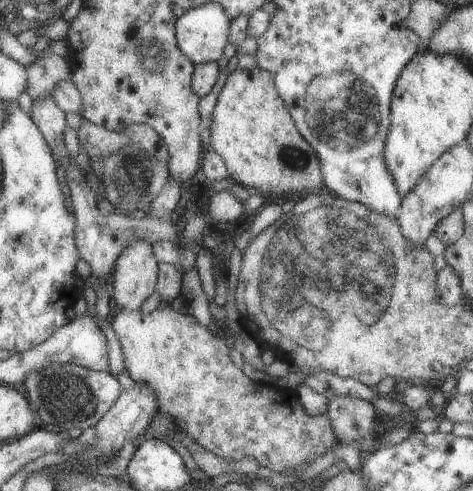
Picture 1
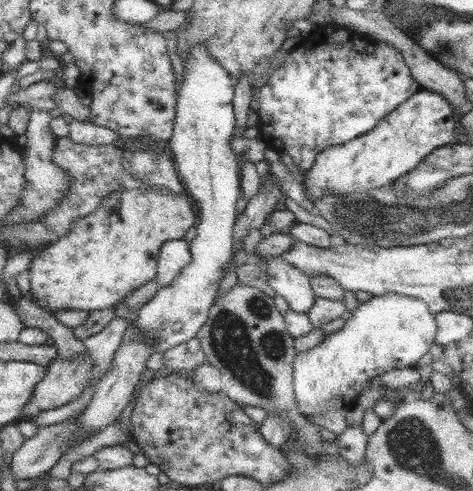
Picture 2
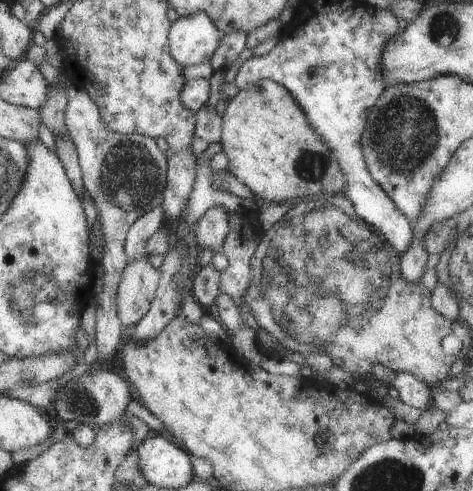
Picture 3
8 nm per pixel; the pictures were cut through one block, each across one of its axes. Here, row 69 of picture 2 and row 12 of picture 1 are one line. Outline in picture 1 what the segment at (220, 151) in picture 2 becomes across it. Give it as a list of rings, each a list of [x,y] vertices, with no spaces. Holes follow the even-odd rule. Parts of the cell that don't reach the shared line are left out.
[[[207,3],[186,10],[174,23],[177,48],[195,66],[213,61],[217,62],[222,57],[224,47],[228,43],[230,22],[231,20],[227,18],[224,10],[221,10],[221,7],[215,3]]]

